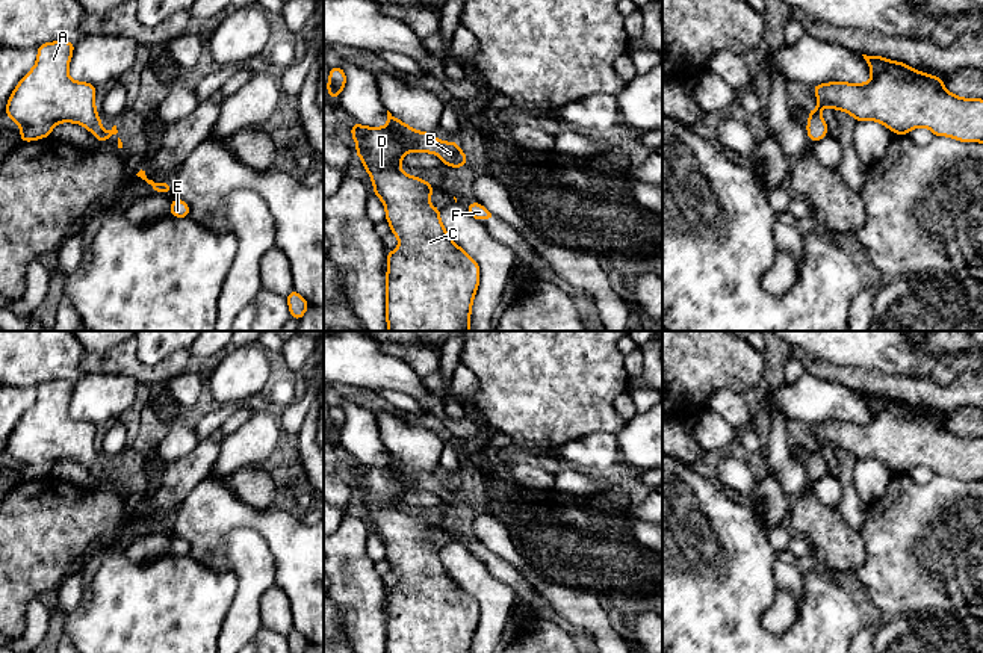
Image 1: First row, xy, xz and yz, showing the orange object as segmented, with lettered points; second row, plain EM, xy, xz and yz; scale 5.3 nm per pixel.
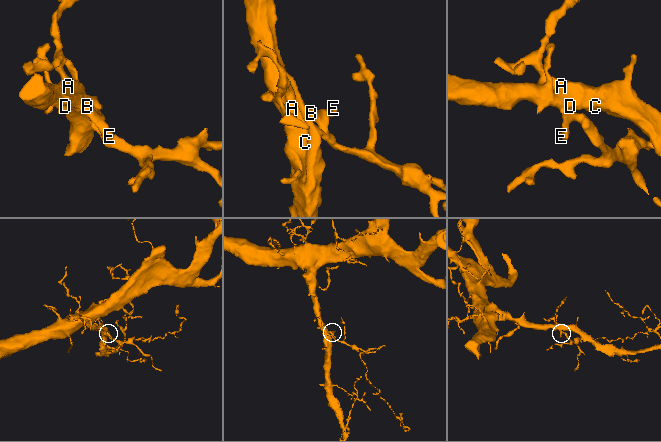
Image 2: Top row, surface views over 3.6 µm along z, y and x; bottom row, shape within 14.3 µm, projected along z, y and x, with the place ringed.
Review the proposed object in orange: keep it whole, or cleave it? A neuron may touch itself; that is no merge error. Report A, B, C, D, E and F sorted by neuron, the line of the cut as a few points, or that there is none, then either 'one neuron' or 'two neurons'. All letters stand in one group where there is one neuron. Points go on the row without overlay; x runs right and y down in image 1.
A B C D E F; no cut; one neuron

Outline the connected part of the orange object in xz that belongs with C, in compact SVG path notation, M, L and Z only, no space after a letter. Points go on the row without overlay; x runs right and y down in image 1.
M389 449L386 466L354 461L351 473L357 482L355 491L374 521L374 532L384 541L390 570L399 577L398 586L386 593L386 653L470 653L479 605L449 576L440 549L428 541L434 525L399 508L402 496L411 490L433 491L443 503L454 506L467 503L466 493L457 481L443 481L434 473L414 469Z

